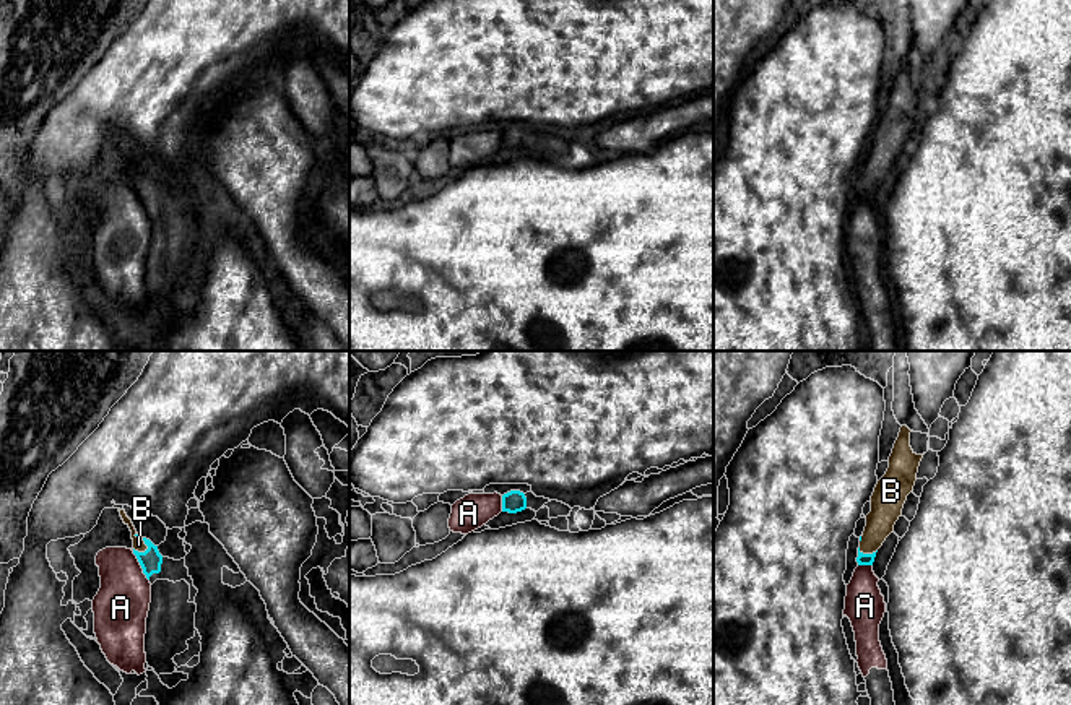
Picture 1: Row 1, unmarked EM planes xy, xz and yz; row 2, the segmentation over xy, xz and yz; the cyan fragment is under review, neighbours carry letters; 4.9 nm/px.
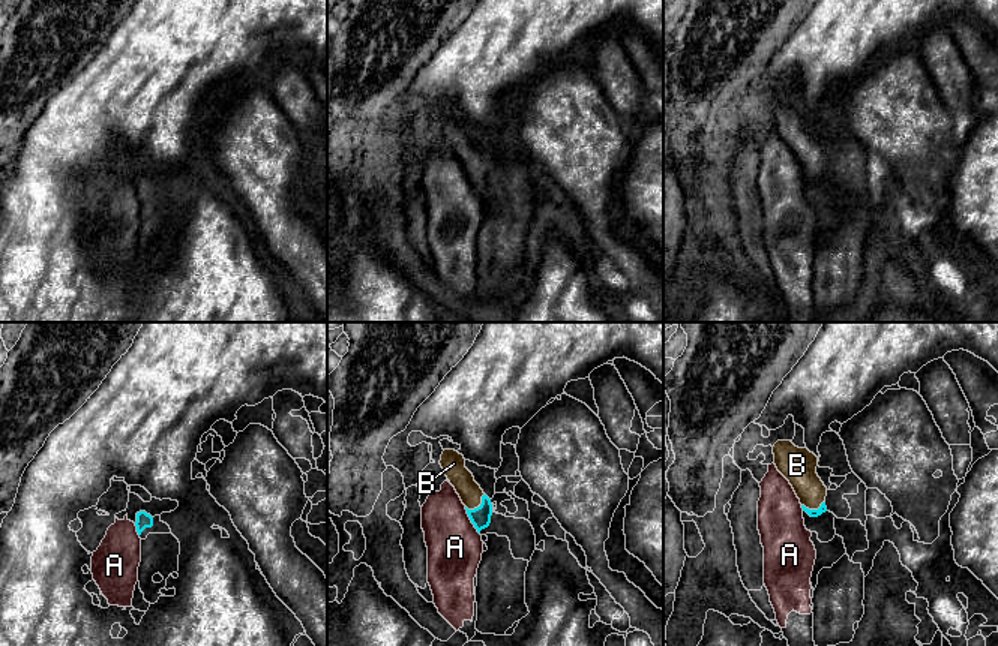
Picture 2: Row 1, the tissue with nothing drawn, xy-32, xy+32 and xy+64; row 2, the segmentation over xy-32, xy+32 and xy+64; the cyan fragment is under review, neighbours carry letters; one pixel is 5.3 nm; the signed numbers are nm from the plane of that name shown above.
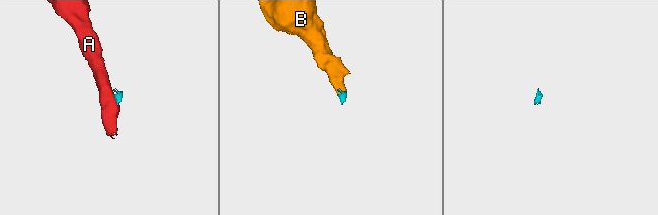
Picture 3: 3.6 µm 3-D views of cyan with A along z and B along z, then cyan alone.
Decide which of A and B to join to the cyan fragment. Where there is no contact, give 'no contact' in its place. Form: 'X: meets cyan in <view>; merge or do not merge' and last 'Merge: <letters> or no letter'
A: meets cyan in xy; do not merge
B: meets cyan in xy; merge
Merge: B

